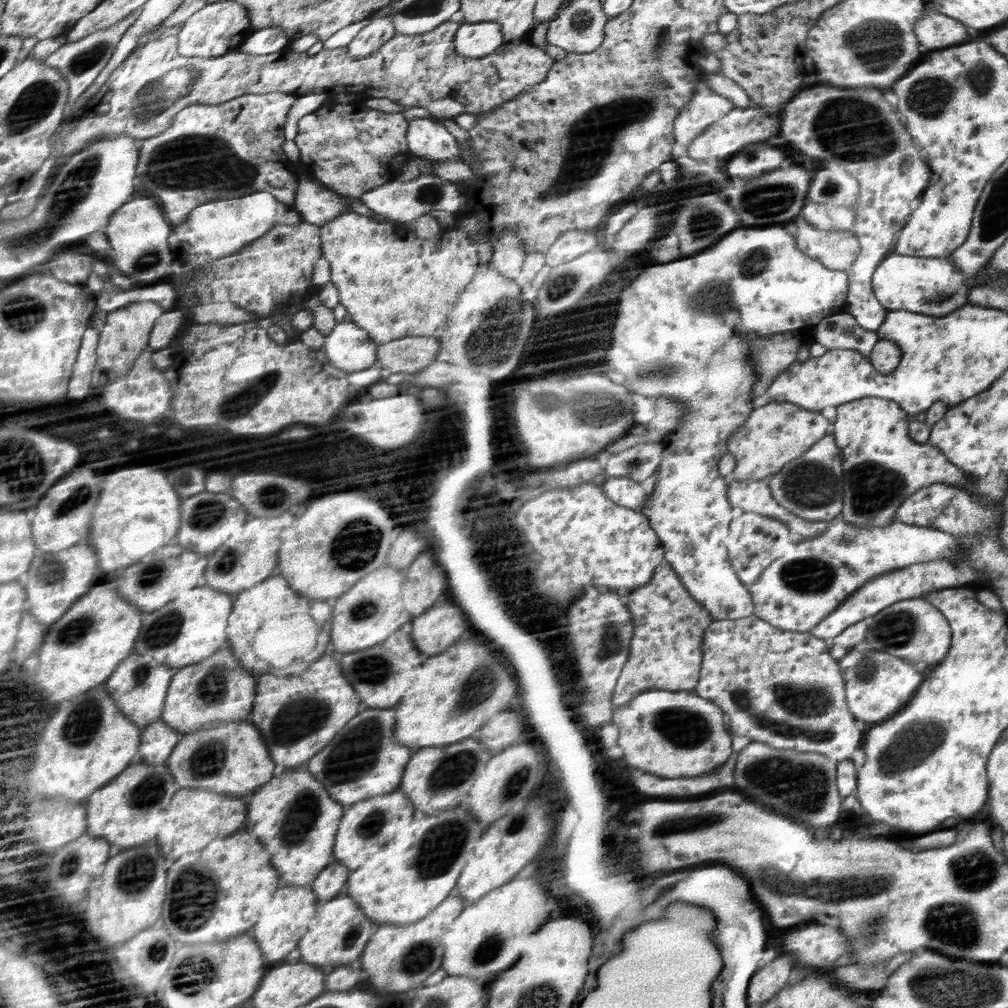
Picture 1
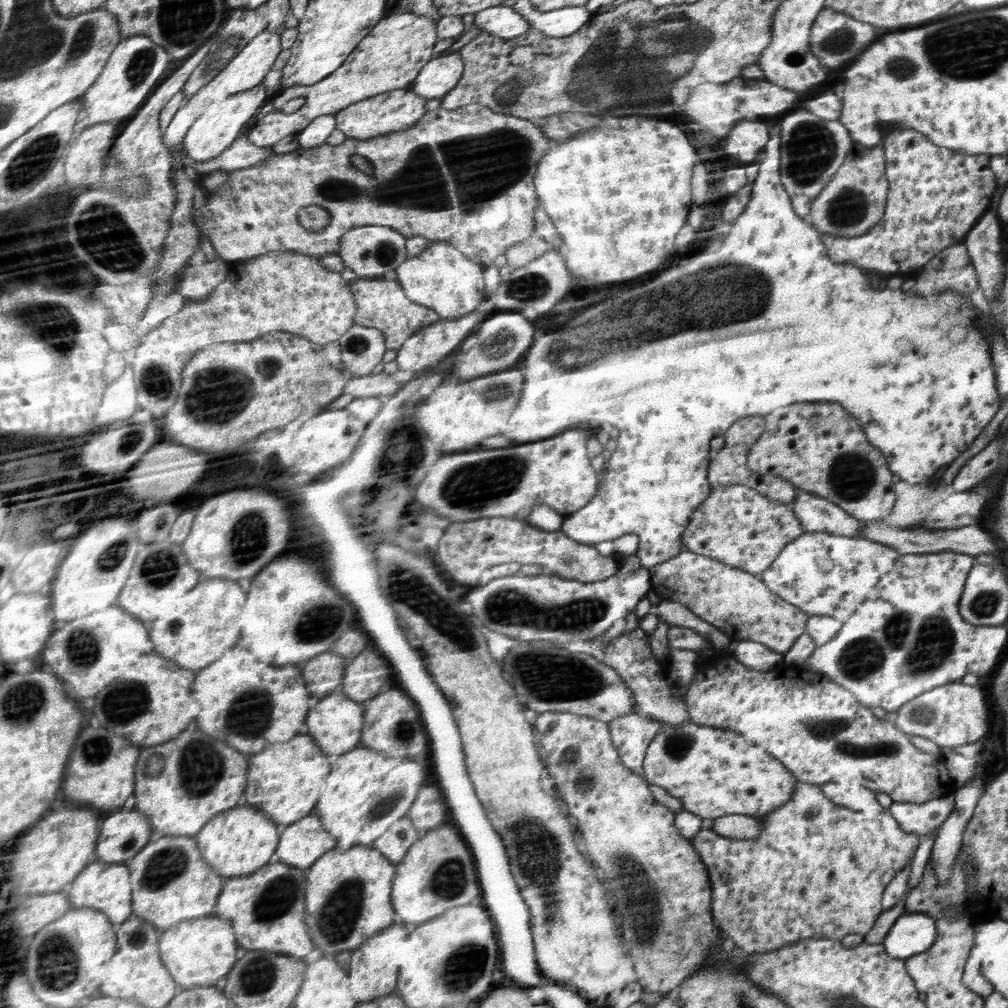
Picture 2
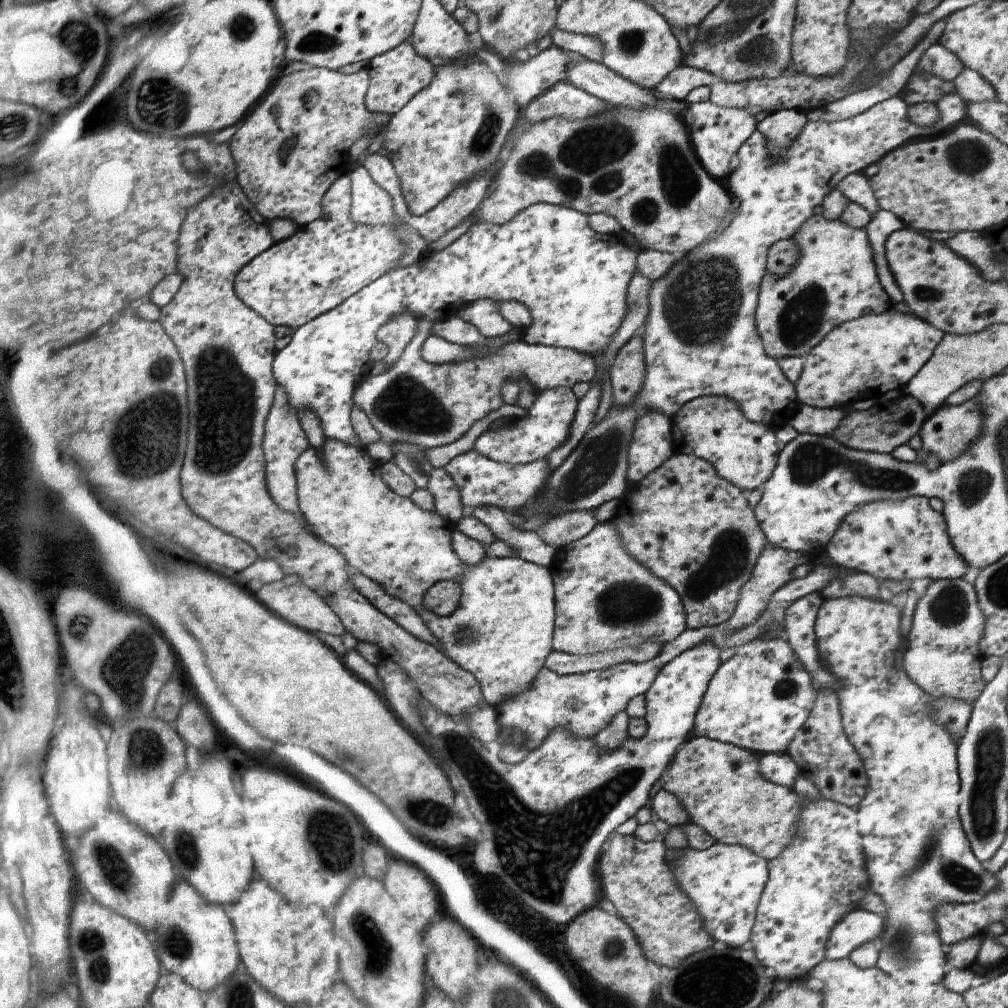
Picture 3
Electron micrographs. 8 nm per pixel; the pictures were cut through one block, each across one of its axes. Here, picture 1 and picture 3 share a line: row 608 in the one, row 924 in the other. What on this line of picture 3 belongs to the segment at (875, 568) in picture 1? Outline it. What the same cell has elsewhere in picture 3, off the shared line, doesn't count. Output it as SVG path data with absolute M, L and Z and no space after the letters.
M800 797L802 802L801 810L801 827L798 829L797 839L794 839L785 851L777 859L772 859L768 862L769 865L769 880L765 887L764 894L760 898L760 906L757 907L756 924L754 924L752 932L752 944L754 944L753 951L757 955L757 959L767 968L774 972L774 977L783 979L787 982L798 981L806 979L810 971L822 962L826 956L826 946L832 934L832 930L838 922L841 922L846 915L850 914L852 910L857 910L859 902L864 895L870 892L870 880L868 870L866 870L866 852L864 850L863 842L861 840L860 828L858 824L858 812L855 808L847 807L846 805L835 803L828 799L820 799L819 801L808 801L804 797Z

